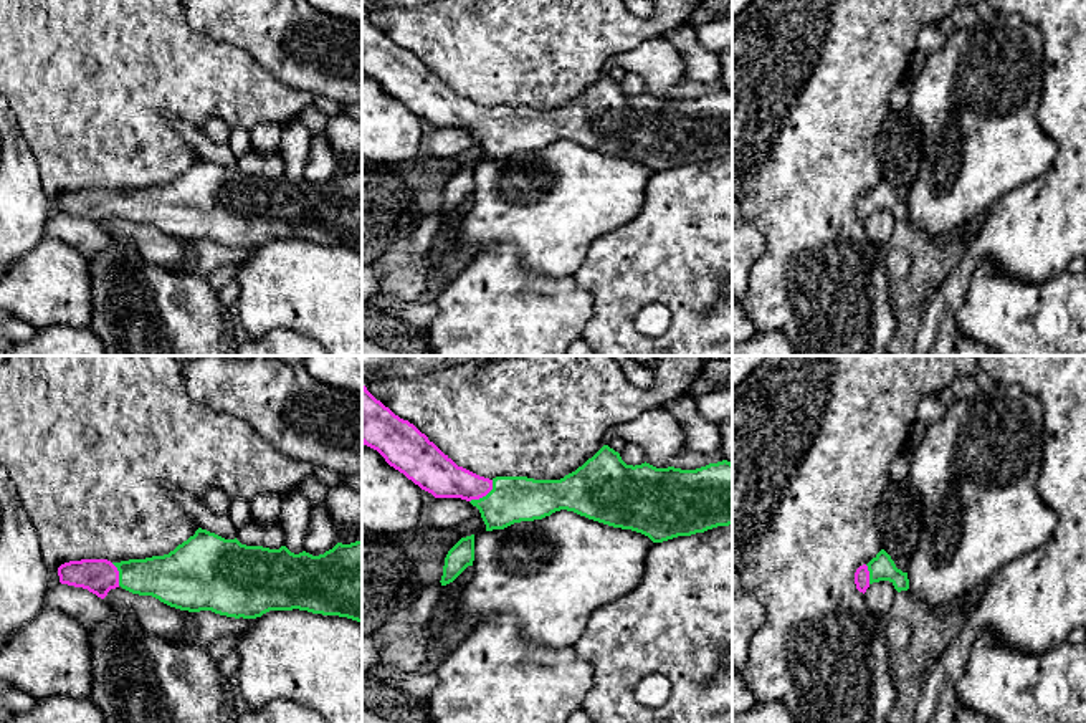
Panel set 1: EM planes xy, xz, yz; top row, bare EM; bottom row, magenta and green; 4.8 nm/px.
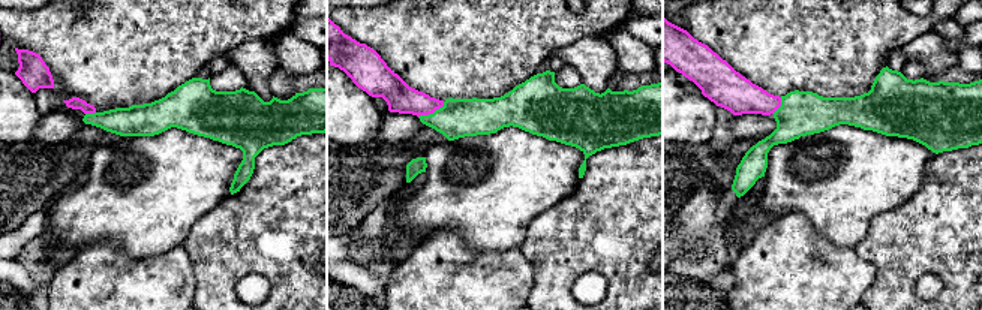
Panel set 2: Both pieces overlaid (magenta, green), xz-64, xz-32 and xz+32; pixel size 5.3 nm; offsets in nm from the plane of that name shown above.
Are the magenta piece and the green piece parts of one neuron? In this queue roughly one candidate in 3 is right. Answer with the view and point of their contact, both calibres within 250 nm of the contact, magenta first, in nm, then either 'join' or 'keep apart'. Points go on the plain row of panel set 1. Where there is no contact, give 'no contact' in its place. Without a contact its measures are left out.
meets magenta in xz at (485, 124); 190 nm thick on the magenta side, 220 nm on the other; join

